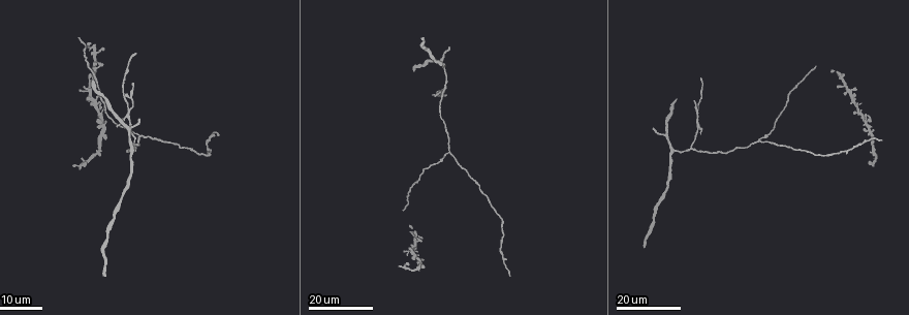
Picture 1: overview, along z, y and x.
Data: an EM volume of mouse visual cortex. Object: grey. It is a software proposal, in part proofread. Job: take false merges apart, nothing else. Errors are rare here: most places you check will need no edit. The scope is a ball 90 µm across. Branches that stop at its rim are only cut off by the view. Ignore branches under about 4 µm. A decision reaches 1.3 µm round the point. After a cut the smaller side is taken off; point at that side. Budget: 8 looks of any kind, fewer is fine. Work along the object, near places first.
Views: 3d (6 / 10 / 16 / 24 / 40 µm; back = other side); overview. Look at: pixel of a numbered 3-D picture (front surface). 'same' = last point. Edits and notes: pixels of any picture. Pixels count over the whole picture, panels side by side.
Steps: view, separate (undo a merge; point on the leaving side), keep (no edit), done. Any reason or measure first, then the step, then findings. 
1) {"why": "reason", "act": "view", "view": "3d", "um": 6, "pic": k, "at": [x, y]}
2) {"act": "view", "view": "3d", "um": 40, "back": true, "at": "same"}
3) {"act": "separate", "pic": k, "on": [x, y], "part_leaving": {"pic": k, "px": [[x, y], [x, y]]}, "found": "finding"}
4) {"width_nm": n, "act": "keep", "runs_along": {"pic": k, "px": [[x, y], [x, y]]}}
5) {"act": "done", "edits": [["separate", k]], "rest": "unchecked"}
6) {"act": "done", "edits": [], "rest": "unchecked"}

{"why": "branch point", "act": "view", "view": "3d", "um": 24, "pic": 1, "at": [133, 146]}

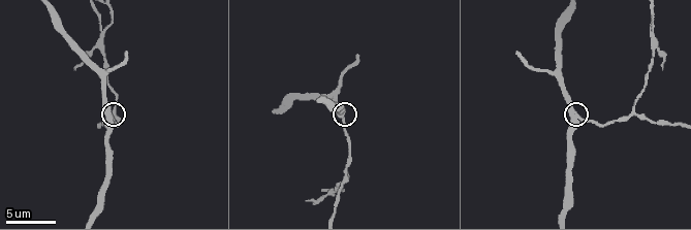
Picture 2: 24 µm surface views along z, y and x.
{"act": "view", "view": "3d", "um": 6, "pic": 2, "at": [572, 120]}

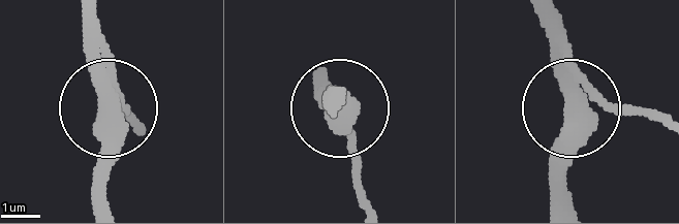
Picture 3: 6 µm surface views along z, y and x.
{"width_nm": 470, "act": "keep", "runs_along": {"pic": 3, "px": [[661, 120], [577, 103], [563, 22]]}, "found": "all the same cell"}

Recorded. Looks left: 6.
{"why": "three-way junction", "act": "view", "view": "3d", "um": 6, "pic": 2, "at": [104, 70]}

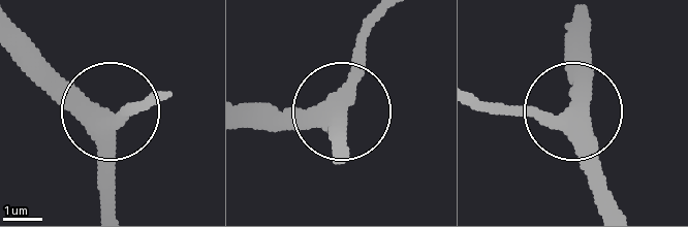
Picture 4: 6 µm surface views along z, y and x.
{"act": "view", "view": "3d", "um": 6, "back": true, "pic": 4, "at": [569, 117]}

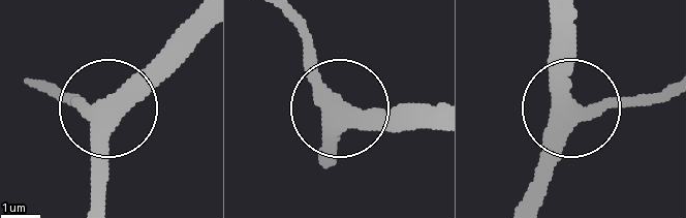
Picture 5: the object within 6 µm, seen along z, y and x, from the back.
{"width_nm": 410, "act": "keep", "found": "one cell here"}

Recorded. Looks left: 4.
{"why": "branch point", "act": "view", "view": "3d", "um": 10, "pic": 2, "at": [114, 111]}

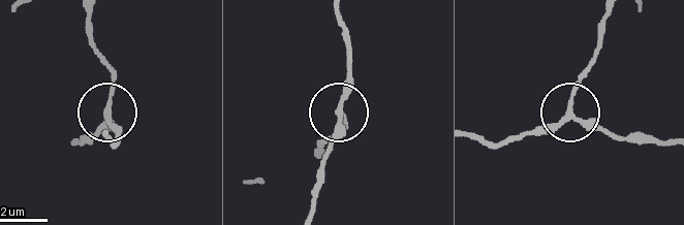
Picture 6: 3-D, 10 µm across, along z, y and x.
{"side_arm_um": 26, "act": "keep", "runs_along": {"pic": 6, "px": [[667, 143], [626, 137], [574, 114], [577, 77], [594, 56]]}, "found": "all the same cell"}

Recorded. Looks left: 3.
{"why": "narrows sharply", "act": "view", "view": "3d", "um": 24, "pic": 1, "at": [439, 107]}

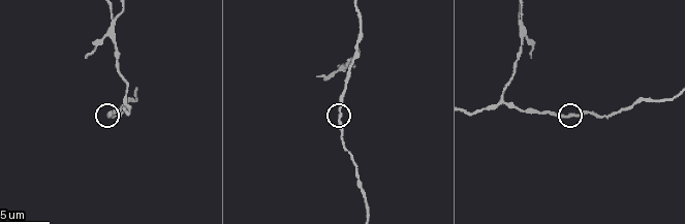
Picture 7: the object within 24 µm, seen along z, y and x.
{"act": "view", "view": "3d", "um": 10, "pic": 7, "at": [564, 117]}

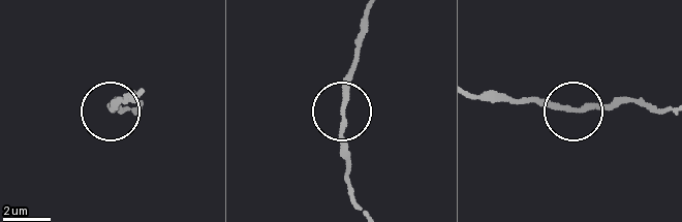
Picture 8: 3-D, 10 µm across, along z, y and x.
{"act": "keep", "runs_along": {"pic": 8, "px": [[669, 107], [616, 101], [568, 112], [499, 101]]}, "found": "one cell here"}

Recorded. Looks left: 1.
{"act": "done", "edits": [], "rest": "unchecked"}

